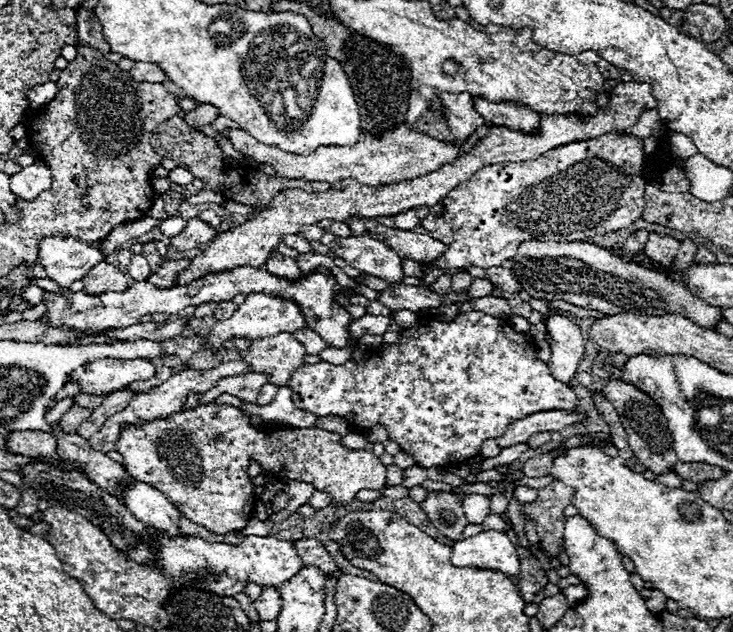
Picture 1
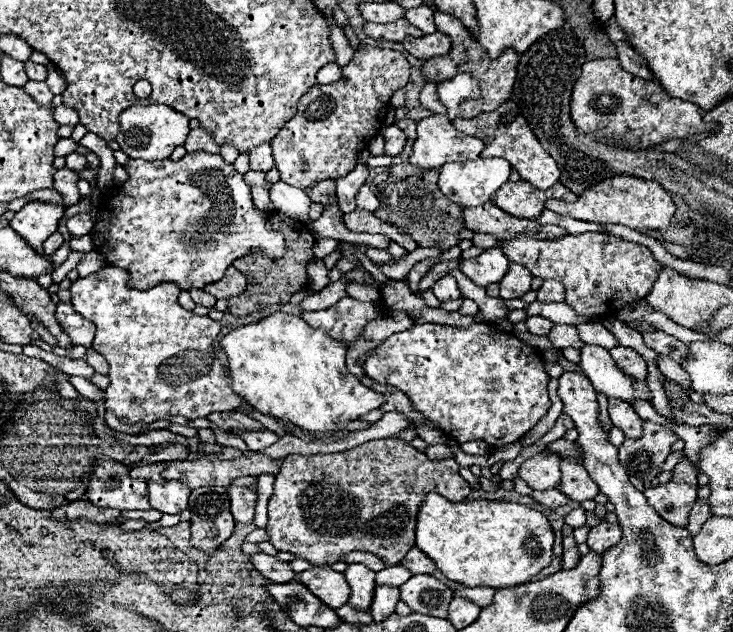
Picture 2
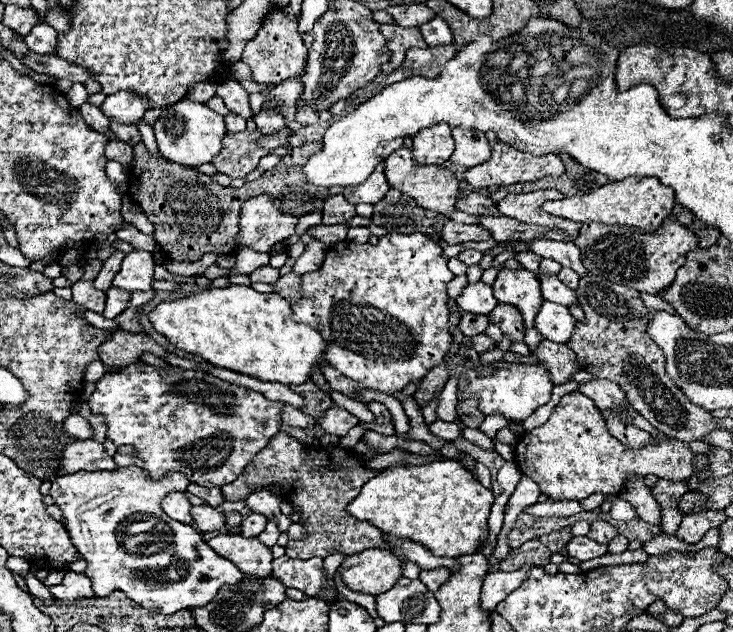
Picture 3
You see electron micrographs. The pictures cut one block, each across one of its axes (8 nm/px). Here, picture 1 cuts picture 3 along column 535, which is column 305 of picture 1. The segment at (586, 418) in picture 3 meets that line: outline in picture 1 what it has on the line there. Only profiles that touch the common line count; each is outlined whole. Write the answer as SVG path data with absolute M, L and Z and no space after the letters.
M202 404L194 410L176 412L170 418L148 422L146 426L126 426L118 438L118 452L124 458L124 468L138 482L146 482L166 494L170 502L192 522L198 522L216 534L228 534L242 530L254 516L254 486L248 476L250 456L270 470L278 480L292 478L314 484L316 490L328 492L332 500L348 504L354 500L358 490L380 490L386 486L386 466L372 452L346 450L340 444L340 436L334 432L324 432L316 428L282 428L264 426L260 430L252 428L248 418L240 408L228 404Z

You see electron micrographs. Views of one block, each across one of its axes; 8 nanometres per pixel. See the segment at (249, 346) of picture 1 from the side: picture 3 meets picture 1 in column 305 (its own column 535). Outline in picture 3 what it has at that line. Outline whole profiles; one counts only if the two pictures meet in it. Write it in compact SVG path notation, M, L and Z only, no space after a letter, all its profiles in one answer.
M542 340L540 346L534 350L534 356L538 358L538 364L546 368L554 384L568 382L570 376L578 370L576 362L572 360L572 352L564 344Z

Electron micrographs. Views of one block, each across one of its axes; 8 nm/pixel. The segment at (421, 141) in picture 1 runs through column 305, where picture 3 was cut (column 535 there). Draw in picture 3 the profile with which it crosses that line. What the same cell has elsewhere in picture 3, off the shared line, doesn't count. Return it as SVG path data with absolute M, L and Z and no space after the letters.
M486 134L492 146L492 158L484 164L472 166L466 172L466 182L474 188L490 188L490 186L508 186L516 182L532 182L542 176L562 176L564 174L564 162L558 158L558 154L544 154L544 156L532 156L528 152L520 152L496 138L496 134Z

